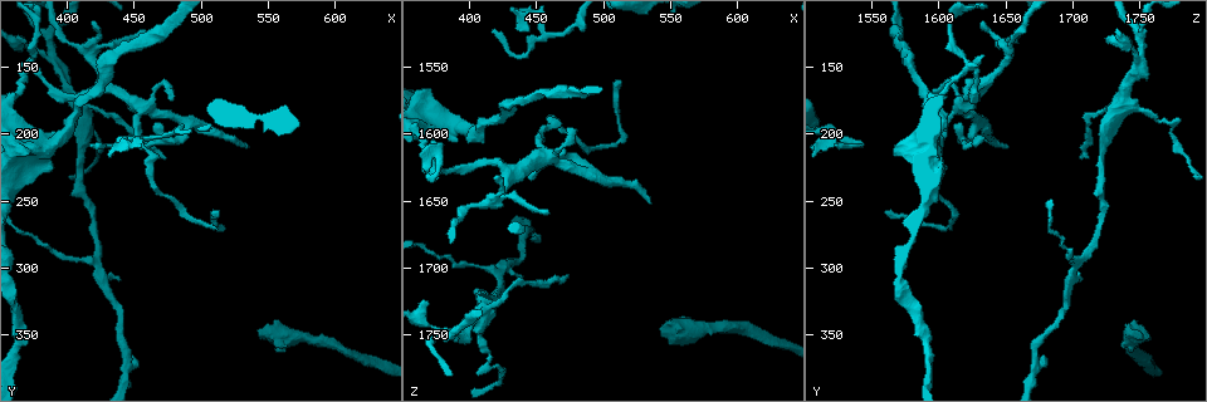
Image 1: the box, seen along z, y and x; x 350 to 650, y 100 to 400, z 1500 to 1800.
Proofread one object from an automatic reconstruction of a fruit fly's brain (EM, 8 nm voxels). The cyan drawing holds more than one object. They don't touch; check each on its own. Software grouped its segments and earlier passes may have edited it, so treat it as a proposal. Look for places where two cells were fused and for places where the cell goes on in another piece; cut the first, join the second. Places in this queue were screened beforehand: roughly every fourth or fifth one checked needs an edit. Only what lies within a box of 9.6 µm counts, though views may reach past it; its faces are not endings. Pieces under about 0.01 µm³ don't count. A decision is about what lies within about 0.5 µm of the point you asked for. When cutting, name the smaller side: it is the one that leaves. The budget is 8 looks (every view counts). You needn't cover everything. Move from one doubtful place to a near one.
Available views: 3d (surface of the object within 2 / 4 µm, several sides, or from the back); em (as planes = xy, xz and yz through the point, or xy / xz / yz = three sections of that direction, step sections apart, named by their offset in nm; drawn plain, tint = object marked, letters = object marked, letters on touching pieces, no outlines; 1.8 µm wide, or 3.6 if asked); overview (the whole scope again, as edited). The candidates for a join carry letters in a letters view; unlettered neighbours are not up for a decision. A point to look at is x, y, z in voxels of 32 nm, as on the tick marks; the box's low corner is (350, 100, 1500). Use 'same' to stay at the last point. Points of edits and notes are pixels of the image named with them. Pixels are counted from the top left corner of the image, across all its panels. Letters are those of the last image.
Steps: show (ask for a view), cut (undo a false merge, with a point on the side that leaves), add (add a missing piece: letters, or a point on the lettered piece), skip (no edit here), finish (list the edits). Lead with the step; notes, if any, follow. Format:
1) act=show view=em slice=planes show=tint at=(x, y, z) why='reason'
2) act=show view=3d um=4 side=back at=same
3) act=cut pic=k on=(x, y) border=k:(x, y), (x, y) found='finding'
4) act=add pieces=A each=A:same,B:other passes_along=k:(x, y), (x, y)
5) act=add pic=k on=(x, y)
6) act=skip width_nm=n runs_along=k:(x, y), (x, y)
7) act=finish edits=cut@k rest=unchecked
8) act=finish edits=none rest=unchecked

act=show view=3d um=4 at=(472, 218, 1706) why='free end'

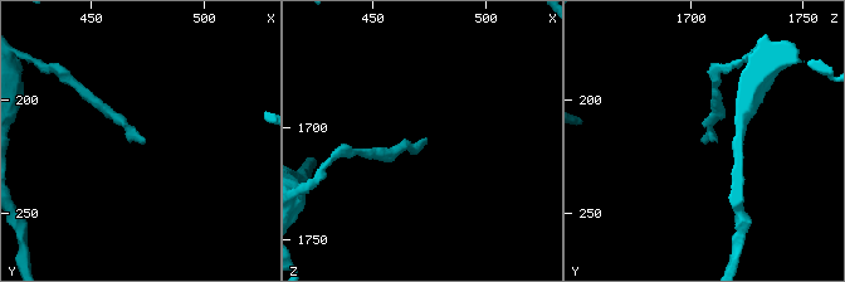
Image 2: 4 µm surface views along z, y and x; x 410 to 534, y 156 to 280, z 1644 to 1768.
act=show view=em slice=xz step=16 show=tint at=(474, 217, 1704)

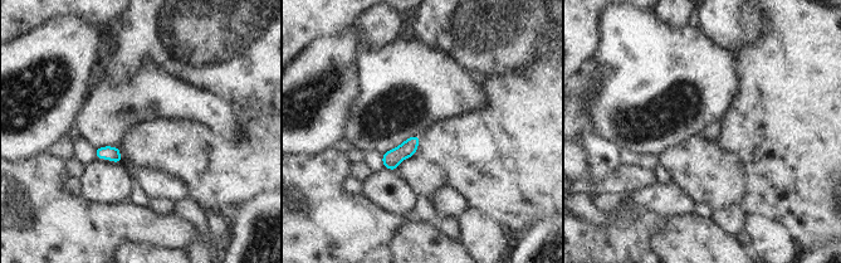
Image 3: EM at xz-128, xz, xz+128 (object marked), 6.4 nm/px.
act=show view=em slice=planes show=letters at=same

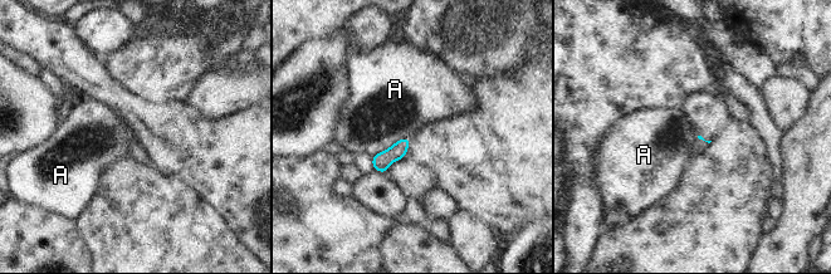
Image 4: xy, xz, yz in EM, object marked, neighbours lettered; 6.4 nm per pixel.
act=skip longest_contact=A:280nm each=A:other border=4:(410, 137), (402, 137), (372, 156) found='none of them fits'

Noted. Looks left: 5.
act=show view=em slice=planes show=tint at=(372, 150, 1624) why='three arms meet'

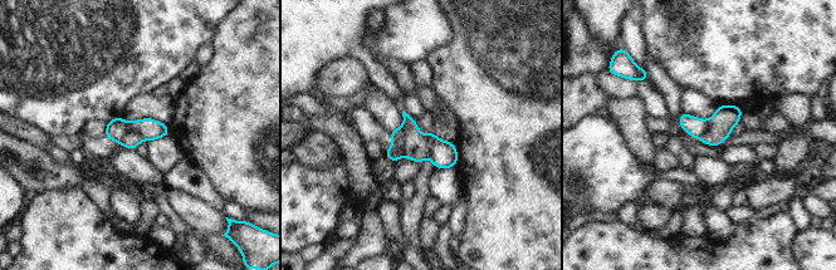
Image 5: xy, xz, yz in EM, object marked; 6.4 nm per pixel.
act=show view=em slice=planes show=letters at=same why='what lies round it'

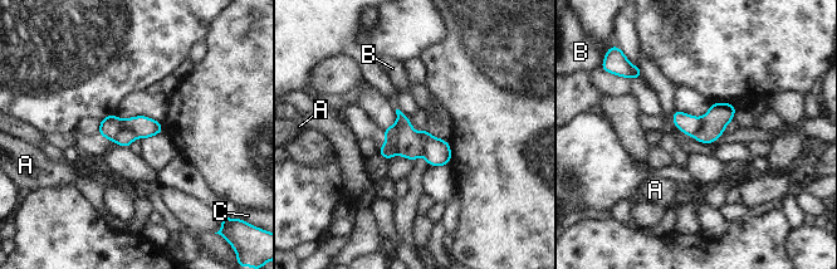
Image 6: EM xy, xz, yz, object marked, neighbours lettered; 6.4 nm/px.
act=cut pic=6 on=(391, 133) each=A:other,B:other,C:other part_leaving=6:(158, 126), (112, 125), (102, 127) found='a second cell is stuck on'

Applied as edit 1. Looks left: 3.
act=show view=em slice=planes show=tint at=(448, 206, 1530) why='three-way junction'

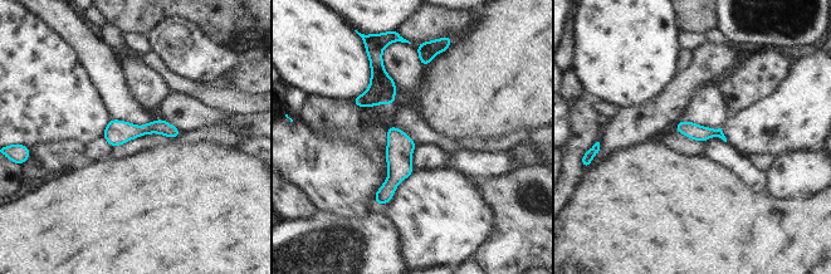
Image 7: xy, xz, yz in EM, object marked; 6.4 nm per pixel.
act=show view=em slice=planes show=letters at=same why='what lies round it'

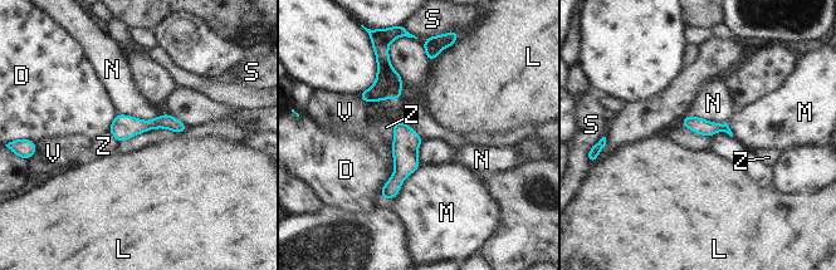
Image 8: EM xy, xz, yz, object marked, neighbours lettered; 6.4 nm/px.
act=skip longest_contact=D:360nm each=D:other,L:other,M:other,N:other,S:other,V:other,Z:other runs_along=8:(399, 124), (402, 170), (386, 196) found='one cell here'

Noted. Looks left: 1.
act=finish edits=cut@6 rest=unchecked

